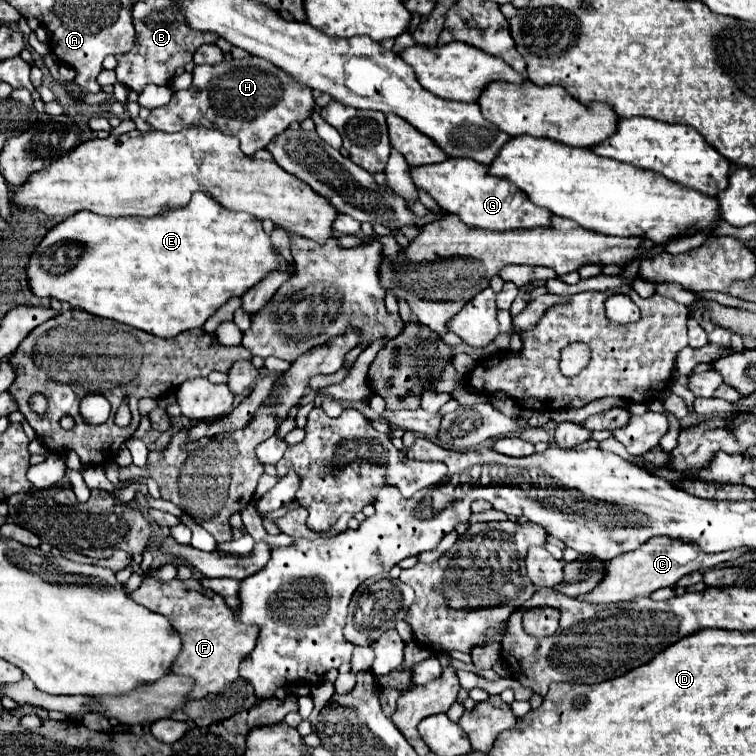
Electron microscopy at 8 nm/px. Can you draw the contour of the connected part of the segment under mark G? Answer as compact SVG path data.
M456 157L442 163L420 165L408 169L410 179L416 187L424 189L442 209L458 215L464 223L480 229L508 231L508 229L532 229L534 225L550 225L550 211L540 209L520 193L508 181L498 181L498 177L488 177L488 167L468 159Z

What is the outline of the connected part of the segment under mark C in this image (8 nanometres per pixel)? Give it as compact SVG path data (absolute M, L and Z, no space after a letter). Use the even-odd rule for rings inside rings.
M654 537L646 541L642 547L636 551L628 551L612 561L608 561L608 573L604 581L584 597L586 601L596 601L596 603L620 603L620 601L630 601L632 597L640 595L650 595L660 587L672 587L676 581L692 571L706 571L712 567L720 567L732 559L738 559L744 555L748 547L740 547L734 551L720 551L720 553L704 553L698 549L698 545L690 545L682 541L670 539L670 537Z

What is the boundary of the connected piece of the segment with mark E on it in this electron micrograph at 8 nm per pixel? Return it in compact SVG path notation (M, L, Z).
M194 193L192 201L184 209L174 209L174 211L168 211L168 213L160 213L156 217L100 217L92 211L80 211L74 217L64 219L60 225L56 225L42 239L42 243L32 253L28 269L26 269L34 295L38 295L38 297L56 297L60 301L68 301L74 309L84 309L84 311L94 313L98 317L108 317L108 319L114 319L118 323L142 329L146 333L152 333L152 335L164 337L164 339L176 337L182 331L200 329L206 323L206 319L212 317L228 299L242 297L248 289L252 289L256 283L260 283L272 271L284 271L284 273L294 275L294 265L290 265L288 261L284 261L284 257L280 253L276 253L276 249L272 247L270 235L264 233L264 229L262 229L262 223L256 217L250 217L248 213L228 213L226 209L218 209L218 203L212 201L204 193Z

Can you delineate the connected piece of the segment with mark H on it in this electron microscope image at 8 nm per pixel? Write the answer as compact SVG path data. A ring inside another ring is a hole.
M258 57L230 59L222 65L194 67L192 85L184 91L176 91L168 105L154 109L148 123L156 131L176 133L186 127L220 129L234 135L240 141L240 149L248 155L264 149L278 133L290 123L304 121L314 109L312 91L292 81L292 77L280 73L274 65Z

